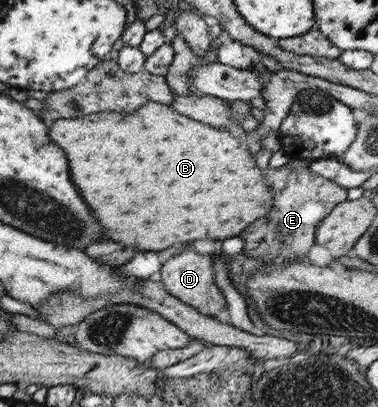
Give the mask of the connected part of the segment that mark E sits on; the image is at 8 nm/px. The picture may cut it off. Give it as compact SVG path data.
M307 164L306 170L292 170L289 166L265 168L262 171L264 182L273 193L273 203L265 217L249 223L241 237L245 241L242 253L253 259L294 259L306 257L309 247L314 243L316 225L338 203L346 200L346 189L315 175Z

